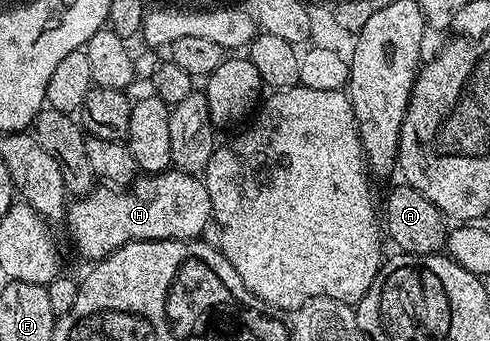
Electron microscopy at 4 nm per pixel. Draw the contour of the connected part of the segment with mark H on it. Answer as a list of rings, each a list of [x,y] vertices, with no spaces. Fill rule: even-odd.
[[[169,169],[162,174],[148,174],[134,179],[129,188],[95,188],[89,194],[69,203],[64,215],[65,225],[70,225],[70,234],[74,237],[74,246],[89,260],[107,258],[116,248],[129,242],[140,240],[198,240],[212,222],[212,200],[208,188],[201,177],[186,174],[183,170]]]

